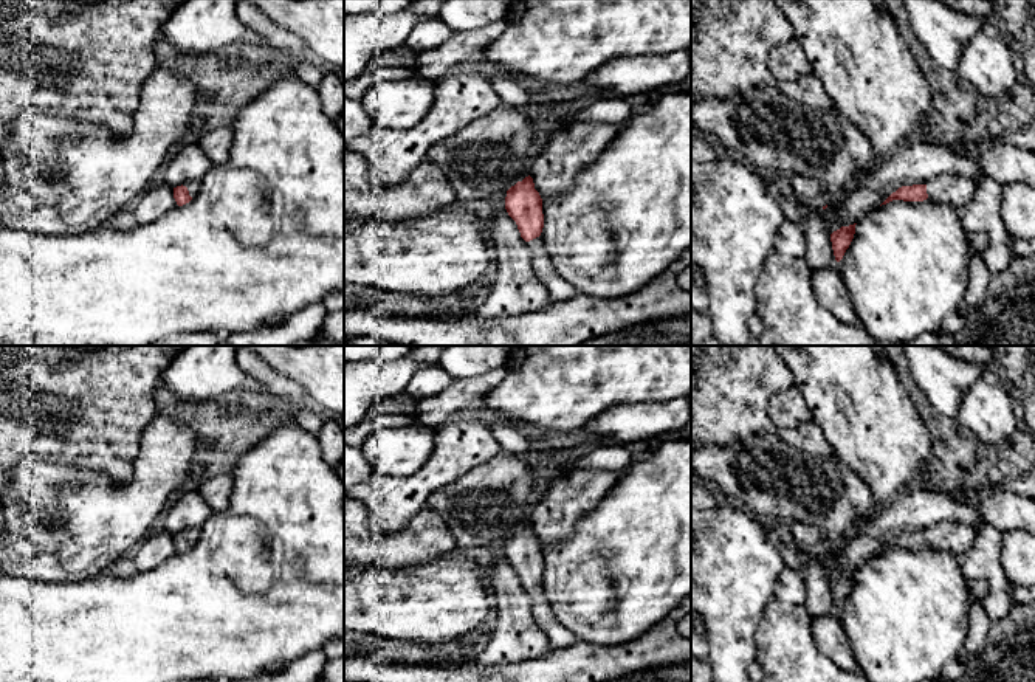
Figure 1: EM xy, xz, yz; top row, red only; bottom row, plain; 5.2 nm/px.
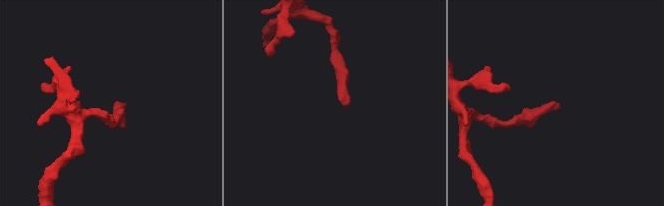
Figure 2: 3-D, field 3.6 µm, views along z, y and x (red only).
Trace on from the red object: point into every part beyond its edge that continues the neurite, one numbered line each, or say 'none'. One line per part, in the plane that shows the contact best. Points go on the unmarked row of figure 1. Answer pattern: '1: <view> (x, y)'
1: xz (560, 637)

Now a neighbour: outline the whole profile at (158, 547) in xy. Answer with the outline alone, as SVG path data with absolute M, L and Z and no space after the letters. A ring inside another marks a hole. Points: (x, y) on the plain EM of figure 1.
M156 527L130 555L139 572L149 572L163 566L175 553L174 535Z

